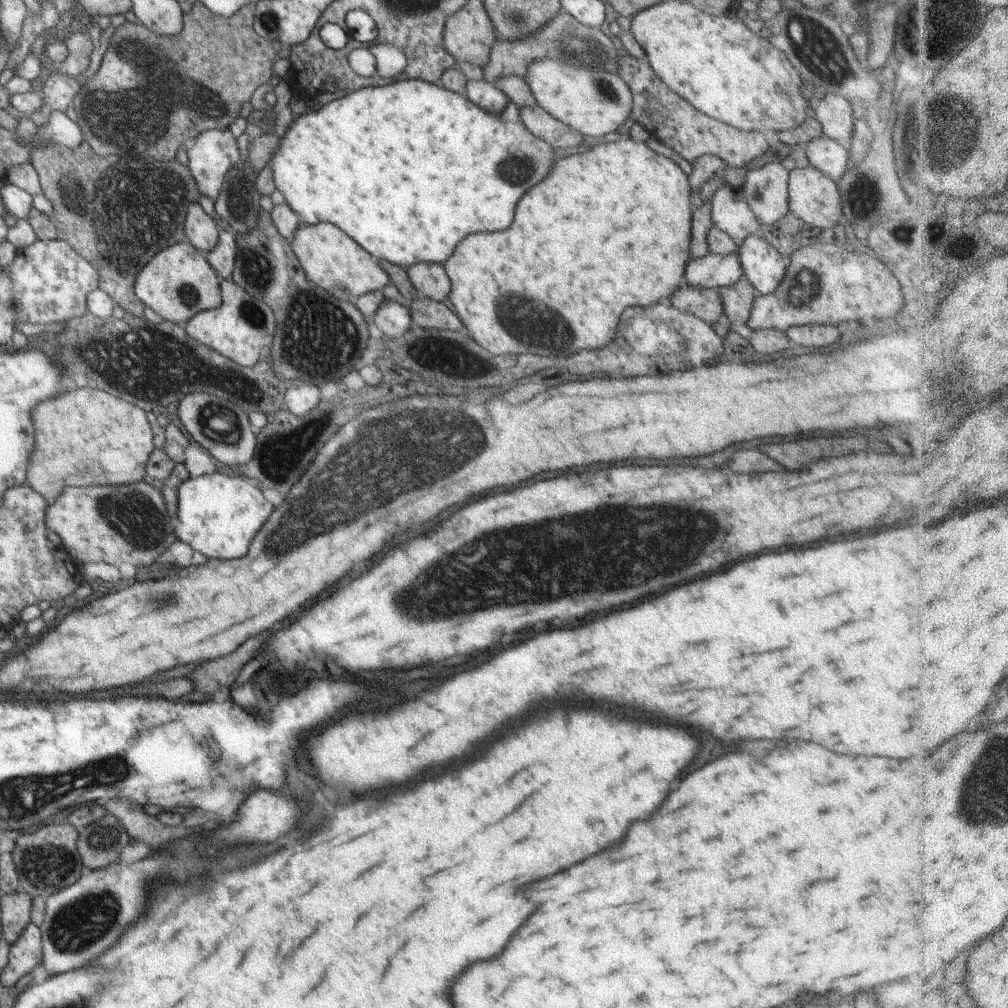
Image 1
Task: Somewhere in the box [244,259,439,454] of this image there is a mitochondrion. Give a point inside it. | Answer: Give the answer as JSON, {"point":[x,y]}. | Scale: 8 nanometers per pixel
{"point":[325,338]}

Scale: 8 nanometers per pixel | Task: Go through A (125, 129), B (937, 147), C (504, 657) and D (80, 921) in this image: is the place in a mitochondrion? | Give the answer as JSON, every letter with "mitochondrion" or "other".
{"A":"mitochondrion","B":"mitochondrion","C":"other","D":"mitochondrion"}

